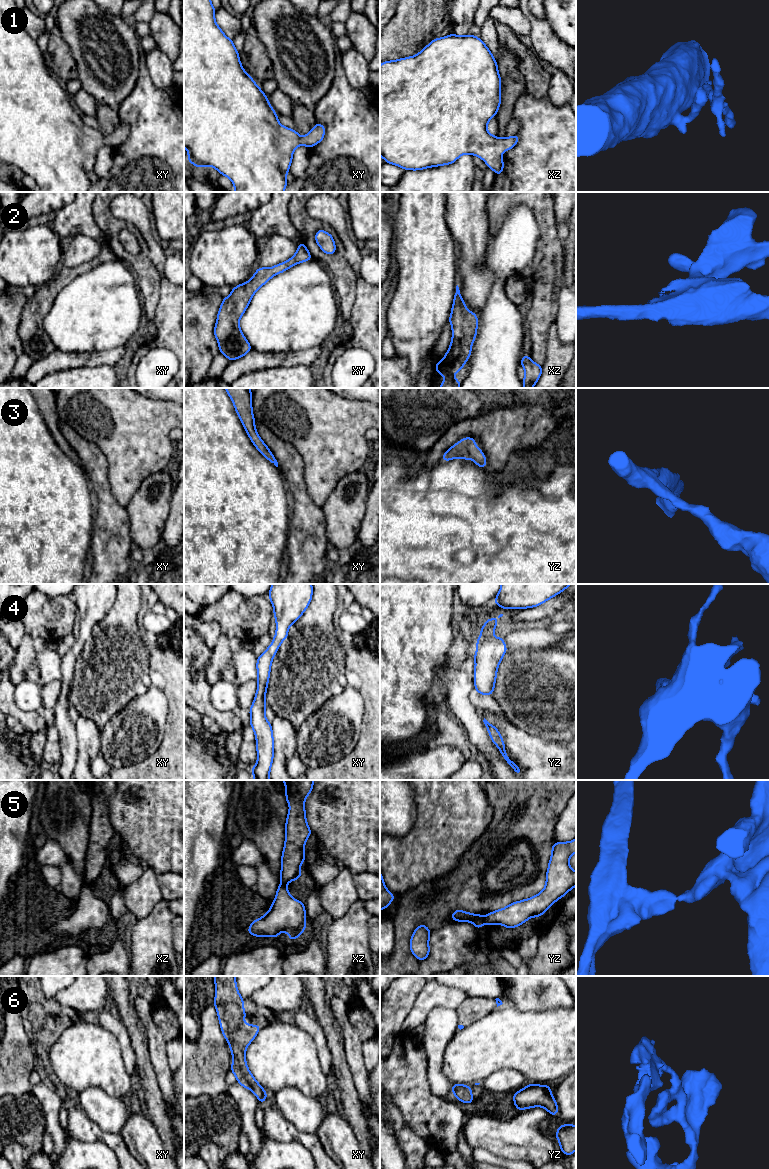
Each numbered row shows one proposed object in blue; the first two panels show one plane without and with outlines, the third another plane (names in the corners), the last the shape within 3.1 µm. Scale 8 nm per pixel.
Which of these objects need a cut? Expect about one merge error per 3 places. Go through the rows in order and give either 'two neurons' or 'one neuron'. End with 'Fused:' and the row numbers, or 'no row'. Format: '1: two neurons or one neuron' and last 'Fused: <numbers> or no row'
1: one neuron
2: one neuron
3: one neuron
4: one neuron
5: two neurons
6: one neuron
Fused: 5

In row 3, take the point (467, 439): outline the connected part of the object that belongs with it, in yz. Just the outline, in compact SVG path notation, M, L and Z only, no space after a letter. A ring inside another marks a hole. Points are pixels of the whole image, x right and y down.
M465 437L449 448L444 453L441 460L449 461L455 458L462 458L464 460L471 459L477 466L485 468L487 464L485 455L475 443L475 439L471 437Z

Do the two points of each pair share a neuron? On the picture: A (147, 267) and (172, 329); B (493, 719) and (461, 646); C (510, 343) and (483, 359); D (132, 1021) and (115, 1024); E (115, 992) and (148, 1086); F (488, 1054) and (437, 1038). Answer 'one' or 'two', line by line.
A: two
B: one
C: one
D: two
E: one
F: two

